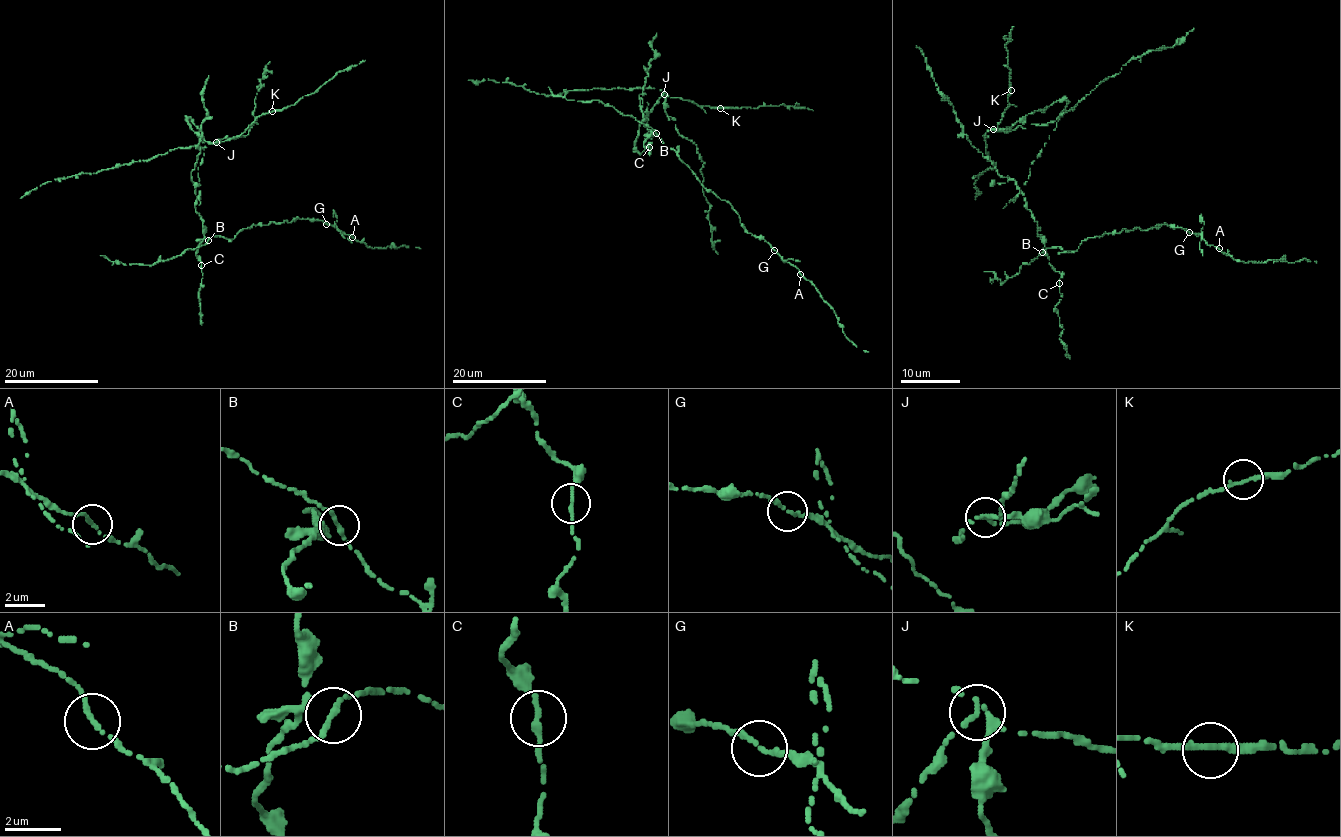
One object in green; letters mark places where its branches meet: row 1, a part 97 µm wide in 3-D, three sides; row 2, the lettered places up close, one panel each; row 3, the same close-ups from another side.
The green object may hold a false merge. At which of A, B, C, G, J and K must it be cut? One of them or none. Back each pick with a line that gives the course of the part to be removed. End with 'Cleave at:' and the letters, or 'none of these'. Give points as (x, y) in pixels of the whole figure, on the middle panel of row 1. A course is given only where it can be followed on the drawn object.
J: course (664, 94), (640, 122), (634, 146), (639, 153), (652, 142), (646, 125), (647, 102)
Cleave at: J

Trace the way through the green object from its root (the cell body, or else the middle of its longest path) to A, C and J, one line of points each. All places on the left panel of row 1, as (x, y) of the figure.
A: (199, 186), (194, 207), (207, 240), (233, 239), (253, 225), (297, 218), (325, 221), (352, 237)
C: (199, 186), (196, 188), (194, 207), (203, 221), (204, 239), (196, 255), (201, 265)
J: (199, 186), (198, 167), (204, 155), (204, 143), (193, 121), (186, 119), (205, 141), (216, 143)

